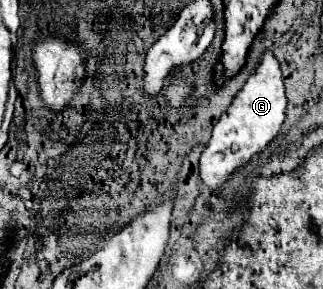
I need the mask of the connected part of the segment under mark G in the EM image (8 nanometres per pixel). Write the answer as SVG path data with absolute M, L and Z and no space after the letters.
M266 51L254 73L246 79L240 93L234 97L228 111L214 125L212 137L200 157L200 177L210 189L220 189L228 175L248 163L256 153L260 153L278 133L284 123L286 113L286 95L282 83L280 63L272 51Z

